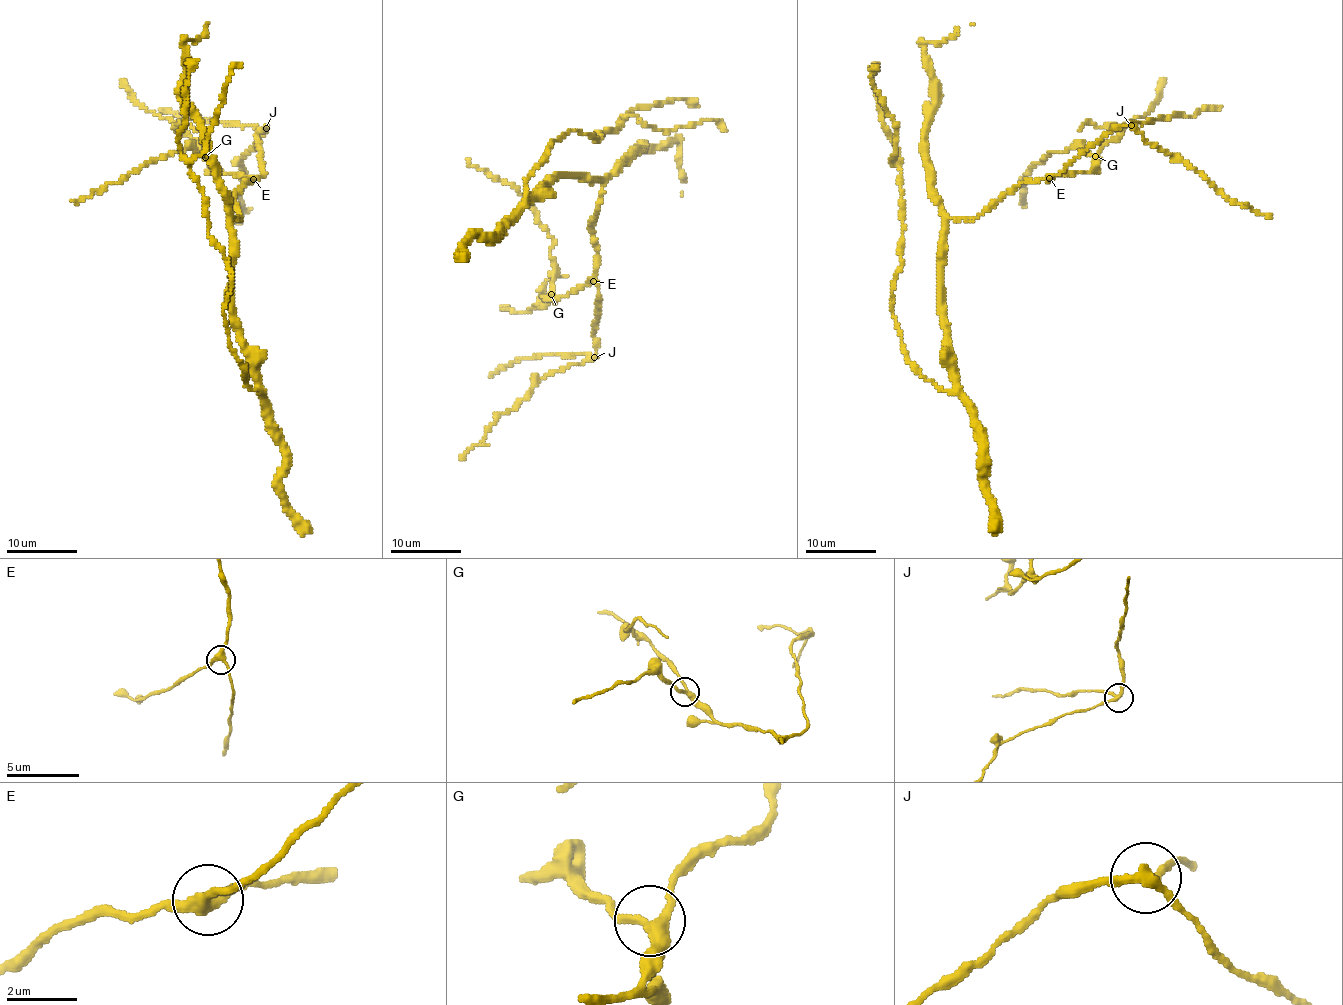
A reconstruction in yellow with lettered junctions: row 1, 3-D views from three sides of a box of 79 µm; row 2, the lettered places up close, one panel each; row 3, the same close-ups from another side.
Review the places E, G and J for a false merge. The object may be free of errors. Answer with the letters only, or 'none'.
J

